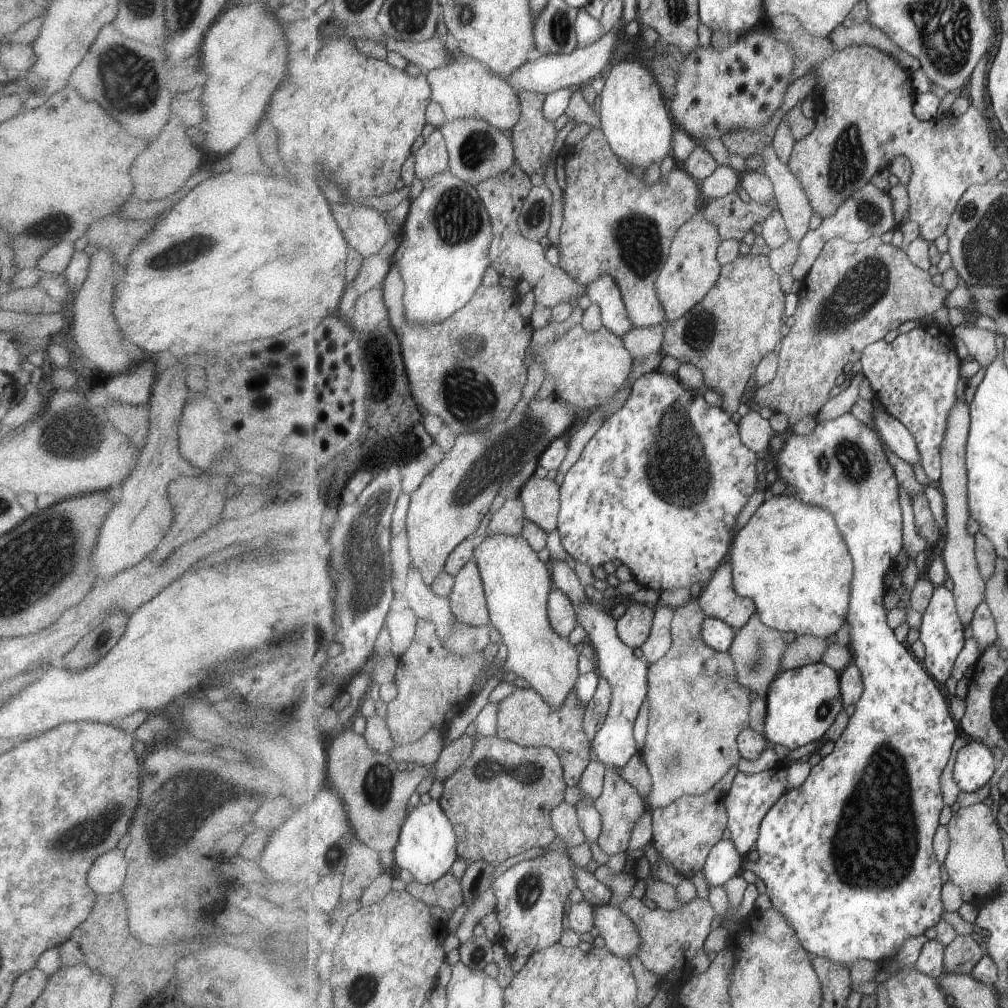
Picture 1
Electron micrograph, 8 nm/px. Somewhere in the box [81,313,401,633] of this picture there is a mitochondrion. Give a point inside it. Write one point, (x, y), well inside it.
(364, 598)

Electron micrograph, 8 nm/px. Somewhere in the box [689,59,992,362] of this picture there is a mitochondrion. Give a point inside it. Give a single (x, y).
(862, 285)

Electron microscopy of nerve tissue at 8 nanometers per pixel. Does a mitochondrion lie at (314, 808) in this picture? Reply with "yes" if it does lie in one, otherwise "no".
no

